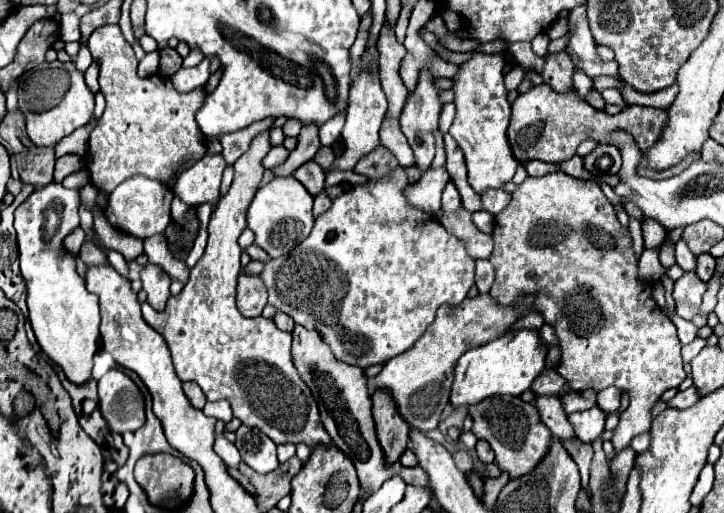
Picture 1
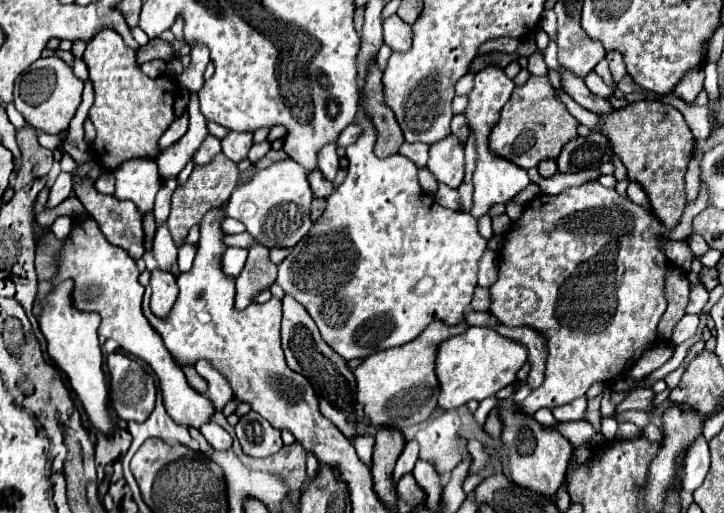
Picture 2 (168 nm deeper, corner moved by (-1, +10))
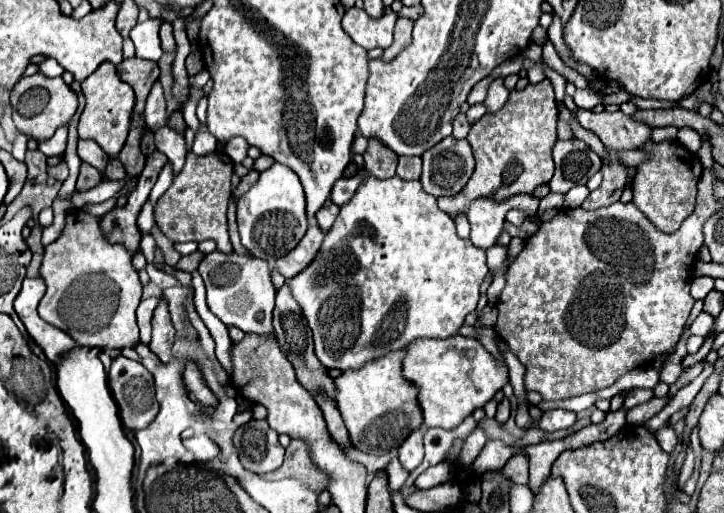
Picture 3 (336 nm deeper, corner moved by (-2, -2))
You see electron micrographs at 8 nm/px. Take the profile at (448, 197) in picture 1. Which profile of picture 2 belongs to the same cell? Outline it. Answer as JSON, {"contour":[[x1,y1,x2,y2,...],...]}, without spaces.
{"contour":[[447,136,445,140,439,140,431,144,429,150,429,162,427,168,433,172,433,176,451,186,457,188,463,182,463,172,465,172,465,162,463,162,463,146,455,136]]}

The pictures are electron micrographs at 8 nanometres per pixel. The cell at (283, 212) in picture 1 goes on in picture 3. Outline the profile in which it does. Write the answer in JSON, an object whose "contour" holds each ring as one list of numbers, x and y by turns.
{"contour":[[272,164,268,170,260,172,256,184,238,200,236,208,238,232,242,234,244,248,266,262,272,262,280,256,286,256,306,234,306,208,304,208,304,190,298,176,284,168,284,164]]}

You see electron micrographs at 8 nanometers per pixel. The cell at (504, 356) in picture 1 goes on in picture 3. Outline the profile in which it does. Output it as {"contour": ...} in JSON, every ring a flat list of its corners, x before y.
{"contour":[[450,336,448,340,414,340,404,350,402,376,418,388,418,404,428,428,456,428,468,414,492,400,508,382,508,368,498,366,476,338]]}

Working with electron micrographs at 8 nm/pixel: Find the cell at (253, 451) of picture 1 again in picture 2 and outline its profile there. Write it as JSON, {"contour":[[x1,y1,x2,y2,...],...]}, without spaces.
{"contour":[[249,412,239,418,235,426,235,434,241,442,245,454,255,458,267,458,281,450,281,432,275,430,263,416,257,412]]}

